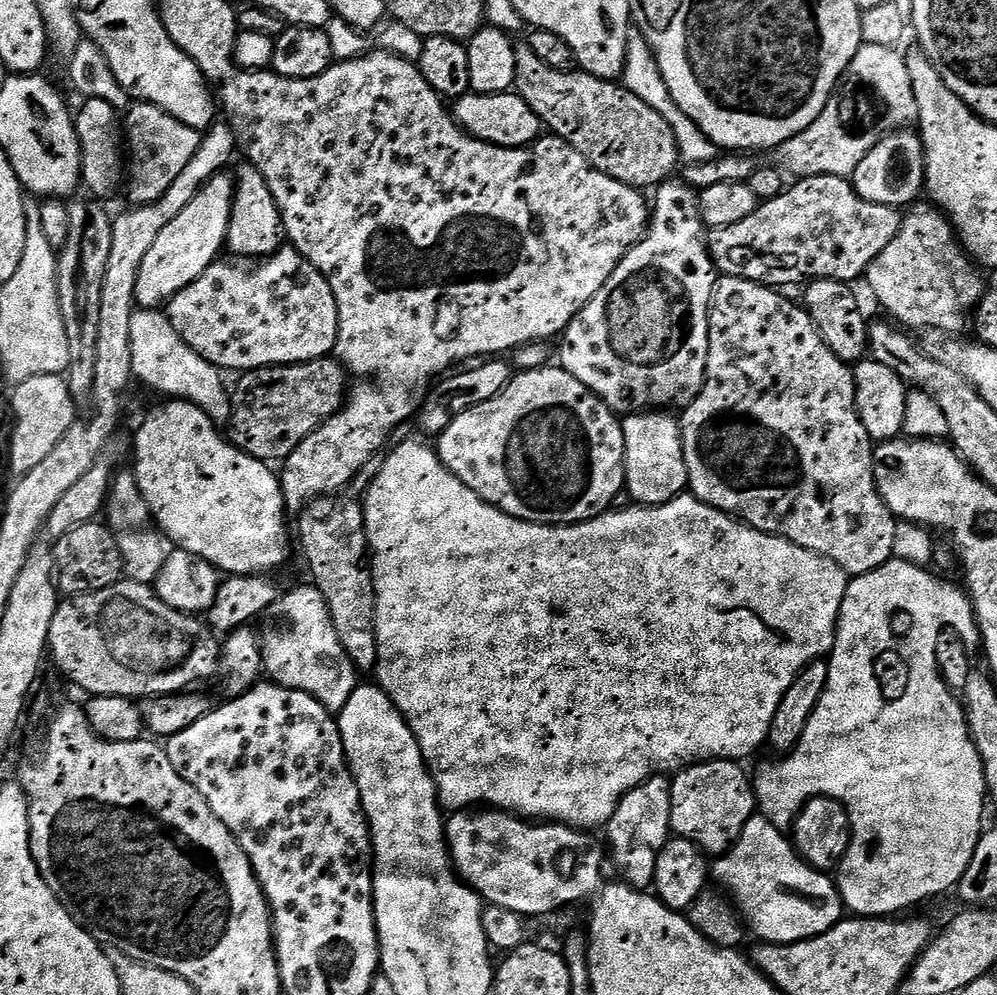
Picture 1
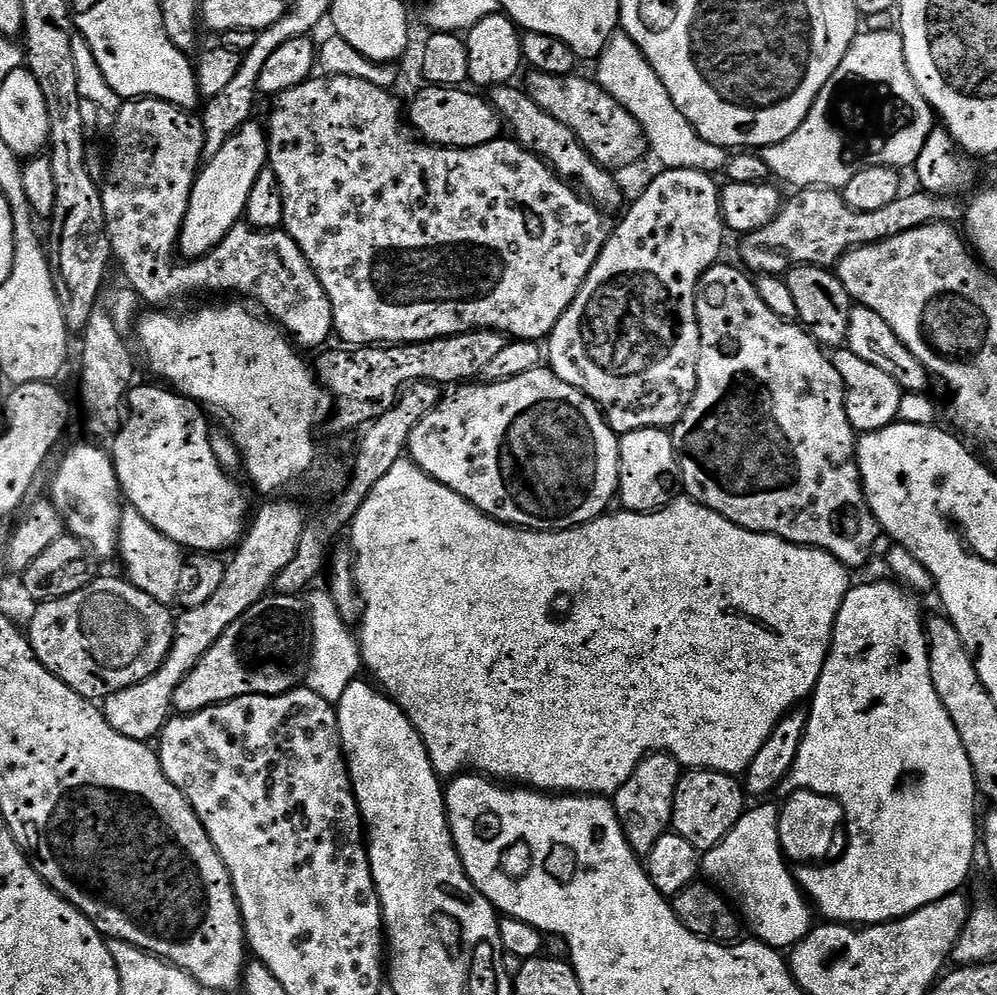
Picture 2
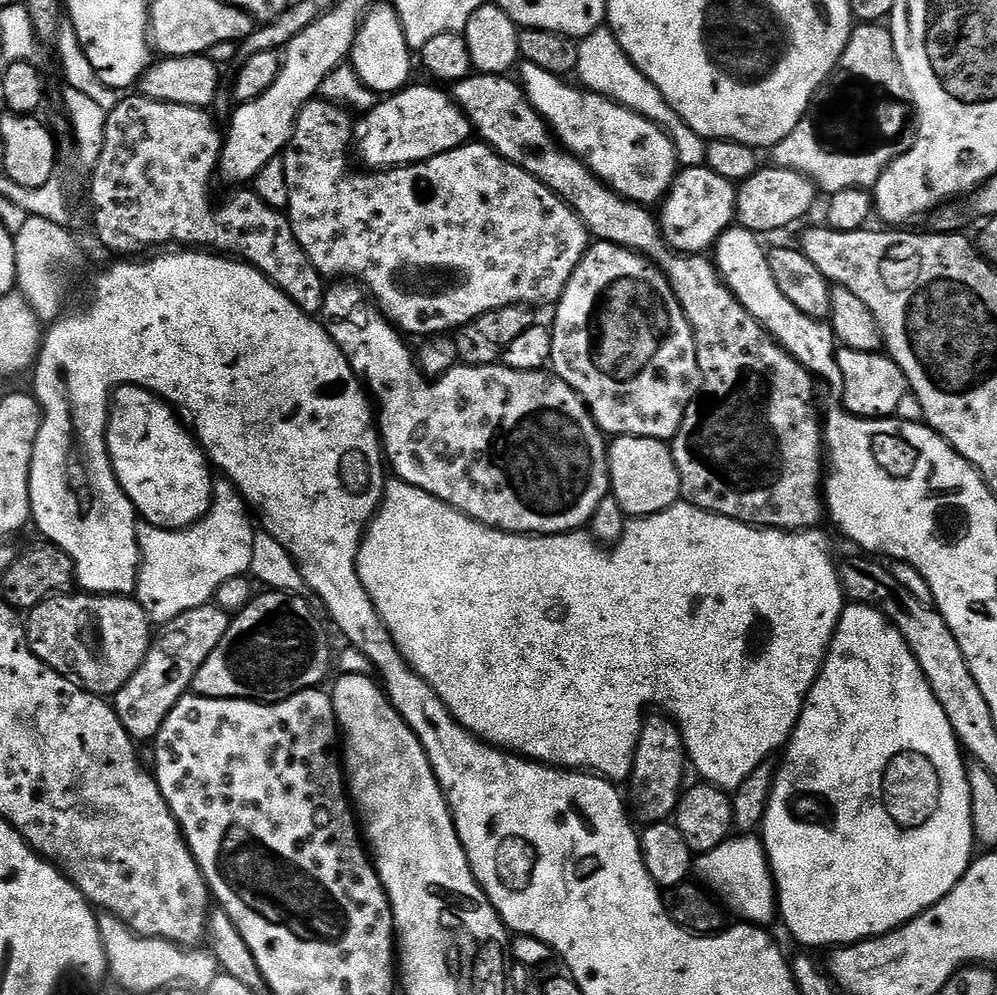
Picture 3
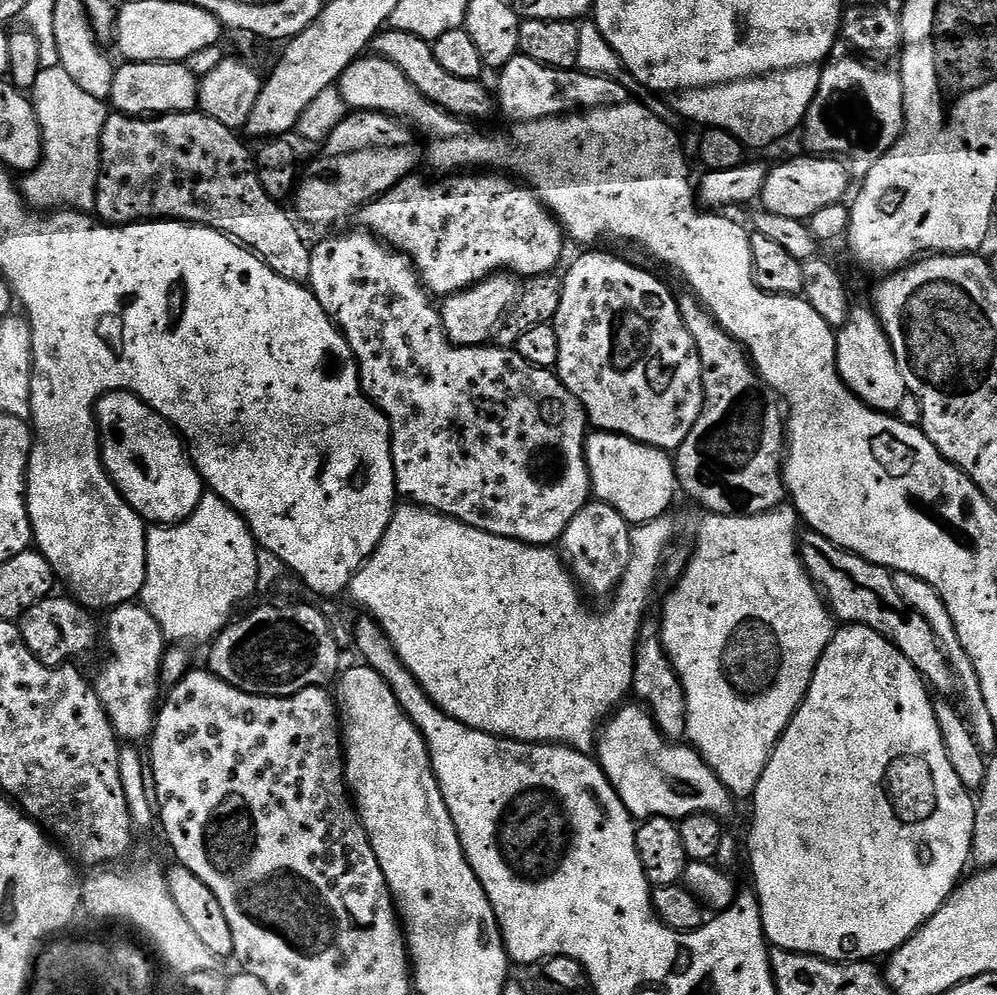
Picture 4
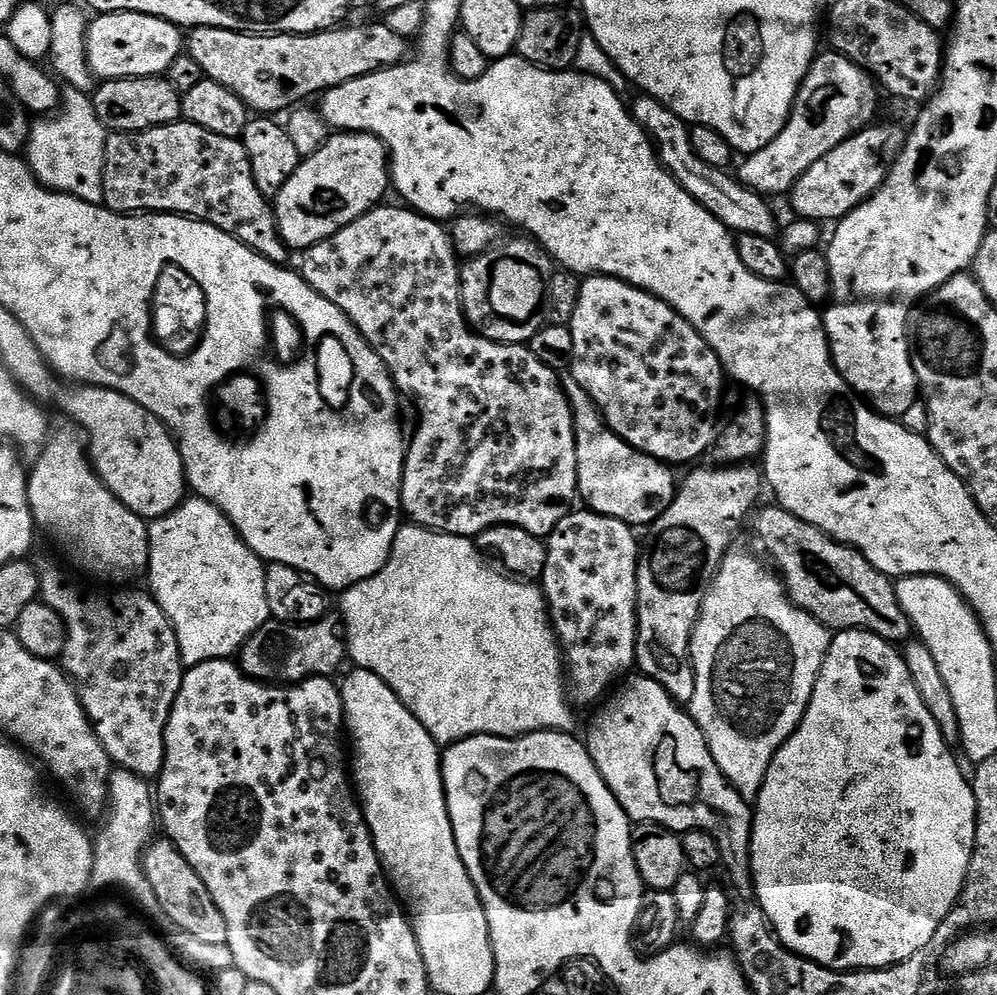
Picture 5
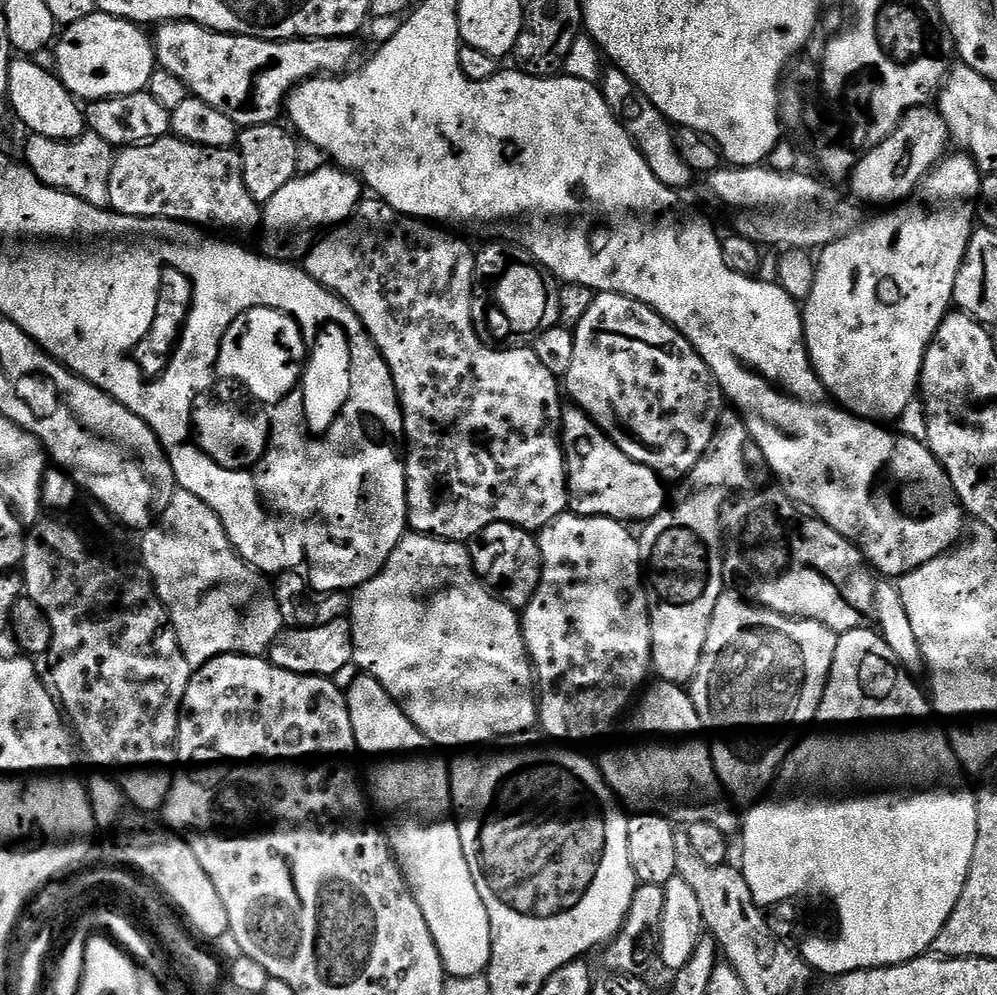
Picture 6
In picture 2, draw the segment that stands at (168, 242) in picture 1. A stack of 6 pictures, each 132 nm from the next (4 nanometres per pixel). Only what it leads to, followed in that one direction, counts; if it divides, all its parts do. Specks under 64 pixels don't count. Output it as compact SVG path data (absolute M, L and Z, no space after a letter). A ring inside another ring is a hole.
M256 123L244 124L242 130L238 130L238 134L234 134L234 138L230 138L226 146L222 146L222 150L218 150L218 154L214 154L201 167L180 231L178 252L181 257L194 261L205 256L214 250L214 246L218 246L218 242L222 242L222 238L226 238L230 229L245 219L250 190L254 190L258 174L268 164L268 134L263 123Z

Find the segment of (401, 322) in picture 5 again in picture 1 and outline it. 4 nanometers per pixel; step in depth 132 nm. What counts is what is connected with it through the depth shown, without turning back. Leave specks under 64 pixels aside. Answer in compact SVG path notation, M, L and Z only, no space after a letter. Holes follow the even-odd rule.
M545 366L535 368L529 372L520 370L513 375L511 382L490 402L482 402L478 406L468 408L462 414L458 414L450 426L435 441L434 451L440 457L442 463L474 494L478 494L480 500L492 504L498 510L510 514L519 520L534 522L535 524L581 524L584 520L592 520L596 516L603 516L612 508L614 496L626 488L624 483L624 426L604 401L598 399L591 390L582 386L578 378L574 378L565 368L559 366Z

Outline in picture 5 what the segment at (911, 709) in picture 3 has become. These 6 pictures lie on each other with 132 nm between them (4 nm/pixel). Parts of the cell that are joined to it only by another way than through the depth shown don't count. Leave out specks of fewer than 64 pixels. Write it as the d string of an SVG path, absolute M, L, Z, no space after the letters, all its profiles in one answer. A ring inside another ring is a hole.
M863 630L836 632L831 637L806 714L796 727L796 733L780 747L778 754L774 754L760 797L754 802L752 883L755 899L776 933L776 939L797 956L804 956L824 968L888 968L918 954L918 950L934 938L938 926L955 906L968 877L970 858L976 845L976 799L969 777L964 777L959 762L948 749L951 748L949 741L942 738L938 722L934 722L930 710L926 710L926 702L922 702L910 678L910 670L906 670L903 655L892 648L895 647L881 636Z

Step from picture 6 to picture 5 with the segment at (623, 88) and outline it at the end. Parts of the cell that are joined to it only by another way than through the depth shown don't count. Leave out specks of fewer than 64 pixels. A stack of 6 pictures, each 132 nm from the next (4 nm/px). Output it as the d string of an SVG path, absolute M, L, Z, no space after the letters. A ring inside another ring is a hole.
M640 94L637 97L637 100L631 101L630 104L632 117L643 126L655 147L660 163L682 186L682 190L686 190L686 194L690 194L694 202L710 210L710 214L714 214L718 222L727 226L729 232L758 234L762 238L775 237L778 224L776 228L776 216L768 205L771 203L759 192L752 192L749 188L745 188L731 171L702 162L702 158L698 158L698 154L692 152L692 133L689 124L678 114L674 114L674 110L670 110L653 96Z

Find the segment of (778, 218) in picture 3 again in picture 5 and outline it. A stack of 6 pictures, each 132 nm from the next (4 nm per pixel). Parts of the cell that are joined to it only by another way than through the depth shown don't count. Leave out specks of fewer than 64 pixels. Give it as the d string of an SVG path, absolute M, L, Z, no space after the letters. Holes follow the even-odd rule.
M876 124L873 128L861 127L847 140L834 146L834 150L830 150L830 154L826 154L826 158L818 158L818 162L814 162L814 166L810 166L810 170L806 170L806 174L802 174L802 178L798 178L798 182L792 187L790 193L792 208L796 211L793 213L799 219L817 222L825 222L824 220L838 222L843 216L850 215L863 200L870 199L884 185L884 178L888 175L889 169L889 165L884 164L884 156L888 162L895 161L900 151L904 149L905 139L905 129L900 129L896 124Z

